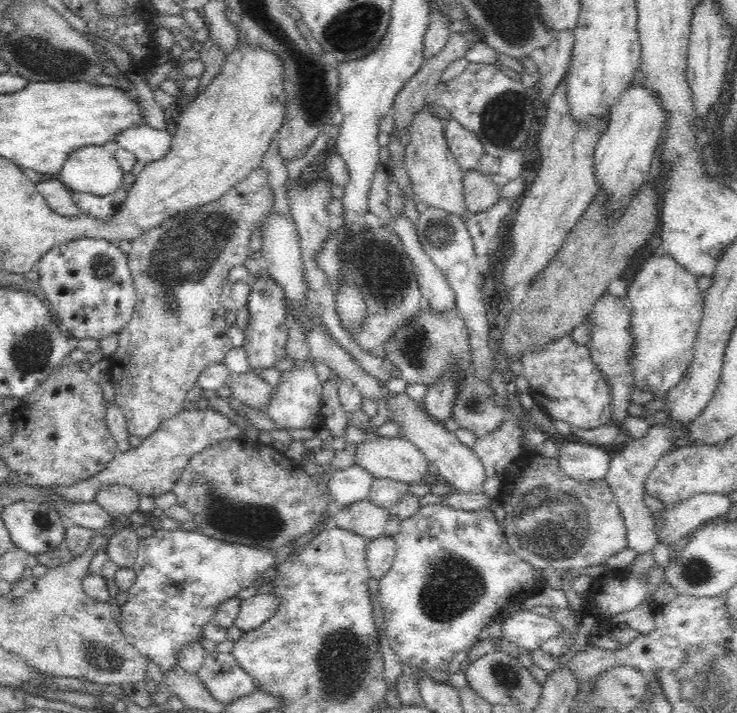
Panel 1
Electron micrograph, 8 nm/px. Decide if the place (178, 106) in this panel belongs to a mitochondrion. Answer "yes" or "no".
no

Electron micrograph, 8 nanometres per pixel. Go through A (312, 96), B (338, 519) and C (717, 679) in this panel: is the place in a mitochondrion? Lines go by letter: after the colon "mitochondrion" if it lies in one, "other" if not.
A: mitochondrion
B: other
C: mitochondrion

